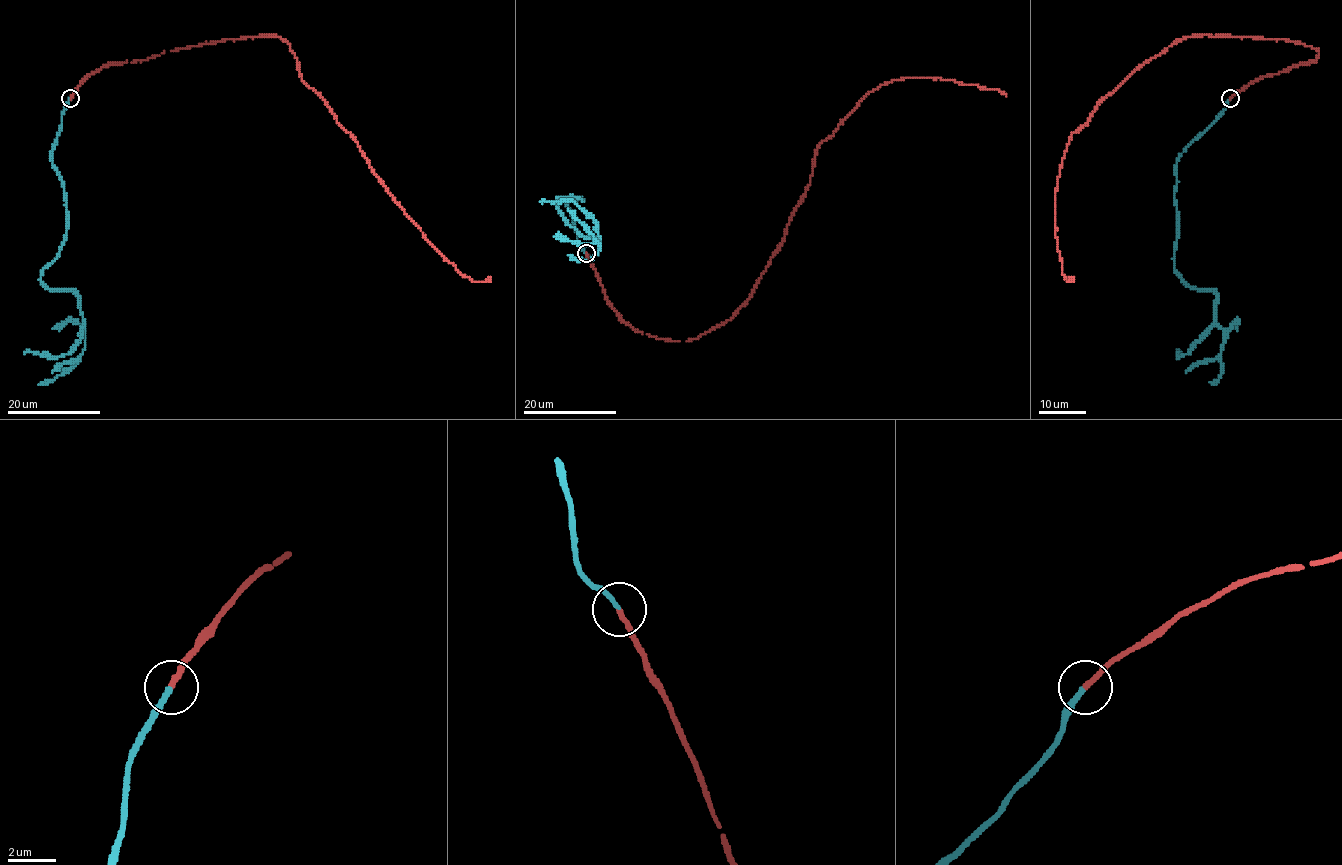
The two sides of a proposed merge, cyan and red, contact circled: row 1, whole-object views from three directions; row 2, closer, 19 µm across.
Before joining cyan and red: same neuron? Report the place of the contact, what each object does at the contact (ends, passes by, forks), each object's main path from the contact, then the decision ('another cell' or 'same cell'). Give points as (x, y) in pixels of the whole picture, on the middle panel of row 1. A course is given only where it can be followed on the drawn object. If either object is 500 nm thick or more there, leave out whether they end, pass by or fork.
(586, 253) | cyan ends | red ends | cyan via (586, 252), (566, 205), (580, 197), (559, 197), (556, 206), (594, 238), (597, 223), (573, 200), (539, 202) | red via (586, 253), (624, 321), (660, 339), (699, 338), (750, 297), (816, 148), (867, 94), (911, 78), (1003, 92) | same cell

